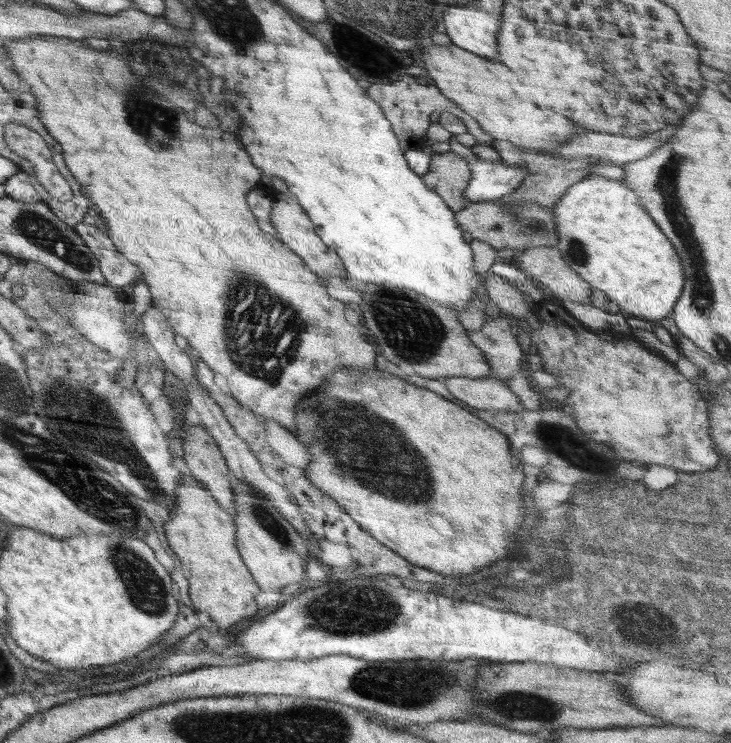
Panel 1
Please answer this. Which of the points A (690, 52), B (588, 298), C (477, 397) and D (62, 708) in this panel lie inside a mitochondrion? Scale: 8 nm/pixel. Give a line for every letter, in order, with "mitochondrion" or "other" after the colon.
A: other
B: other
C: other
D: other

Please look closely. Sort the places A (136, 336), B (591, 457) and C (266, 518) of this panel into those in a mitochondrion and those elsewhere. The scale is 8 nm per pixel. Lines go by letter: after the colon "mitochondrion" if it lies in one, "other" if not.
A: other
B: mitochondrion
C: mitochondrion

